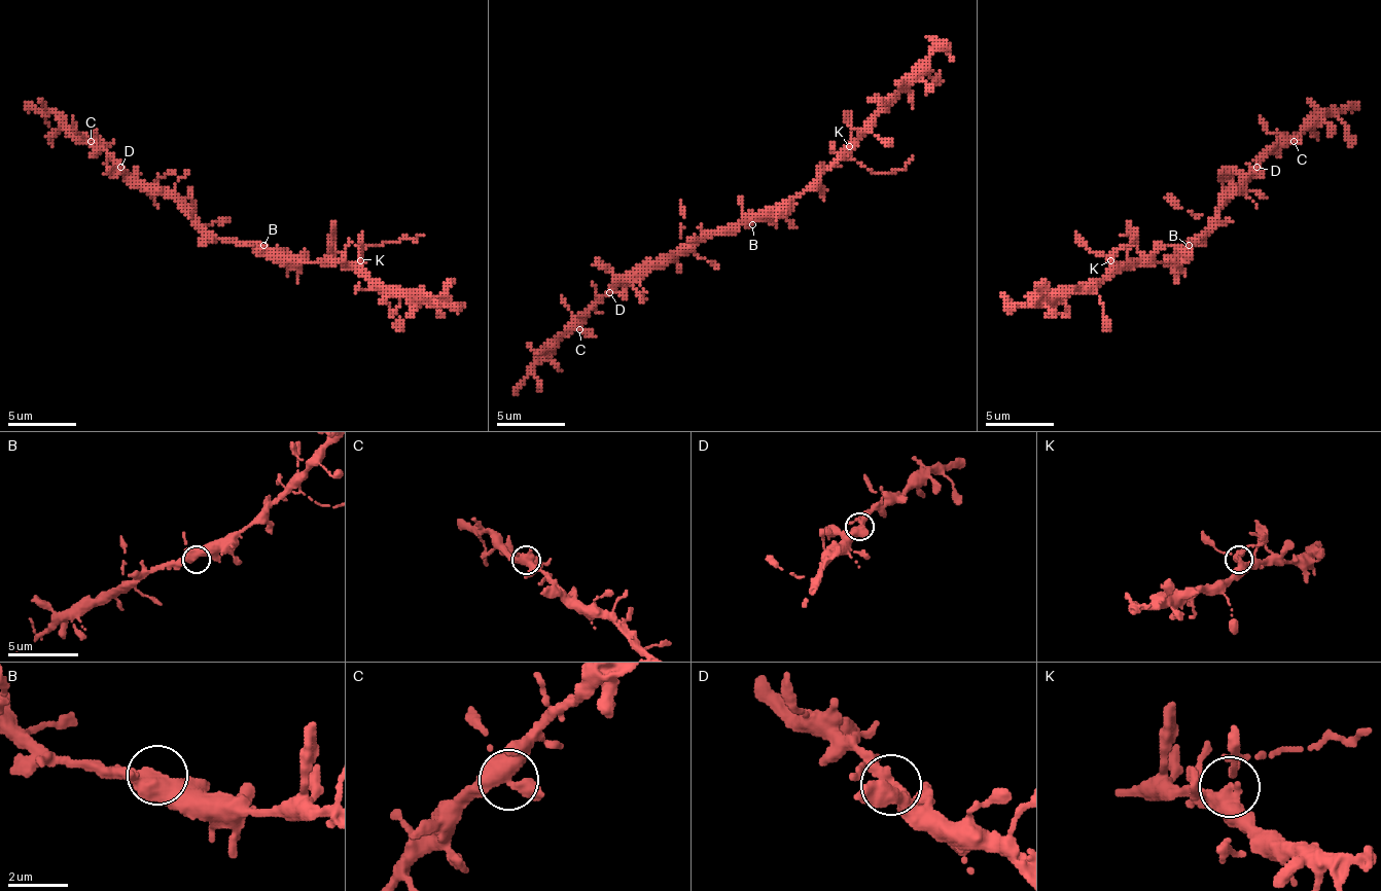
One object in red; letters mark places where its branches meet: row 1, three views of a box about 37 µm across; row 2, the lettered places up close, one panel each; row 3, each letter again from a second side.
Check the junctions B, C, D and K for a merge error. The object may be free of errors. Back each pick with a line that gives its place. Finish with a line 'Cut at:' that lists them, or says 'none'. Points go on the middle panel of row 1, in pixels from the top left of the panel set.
K: at (849, 146)
Cut at: K

